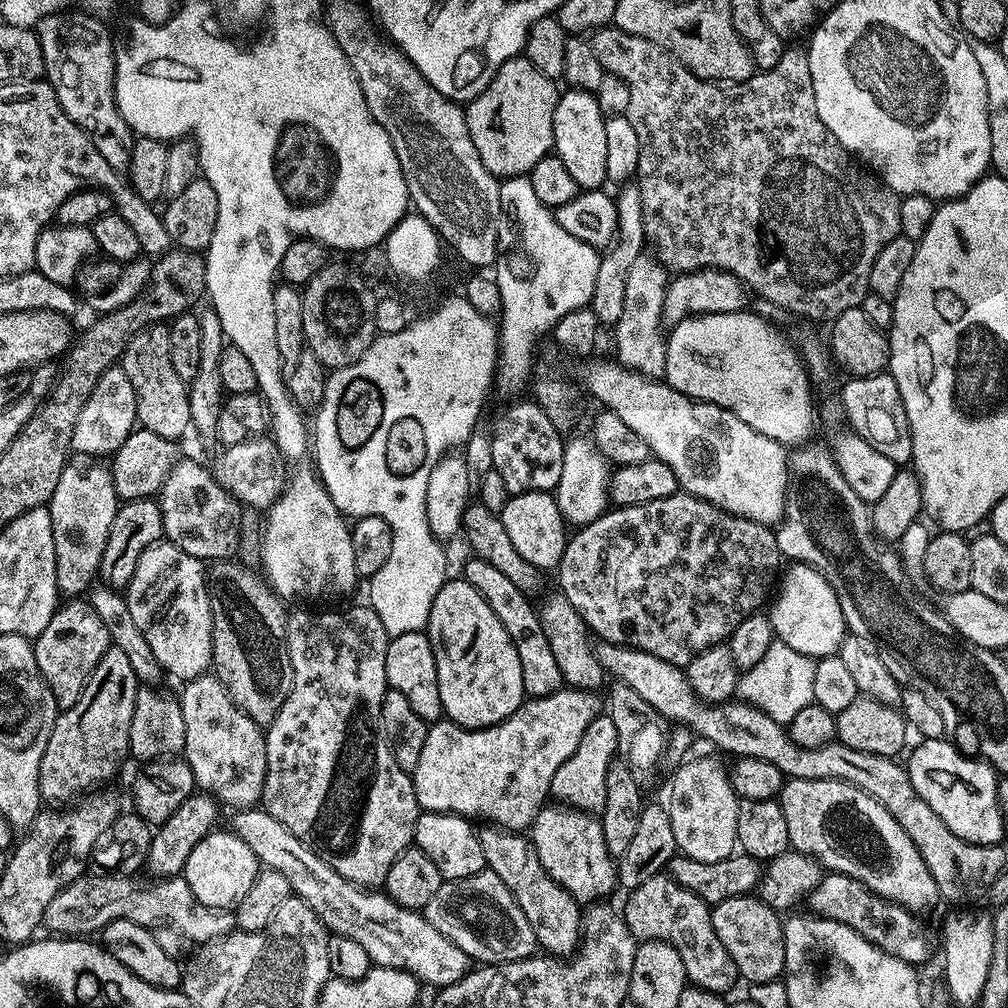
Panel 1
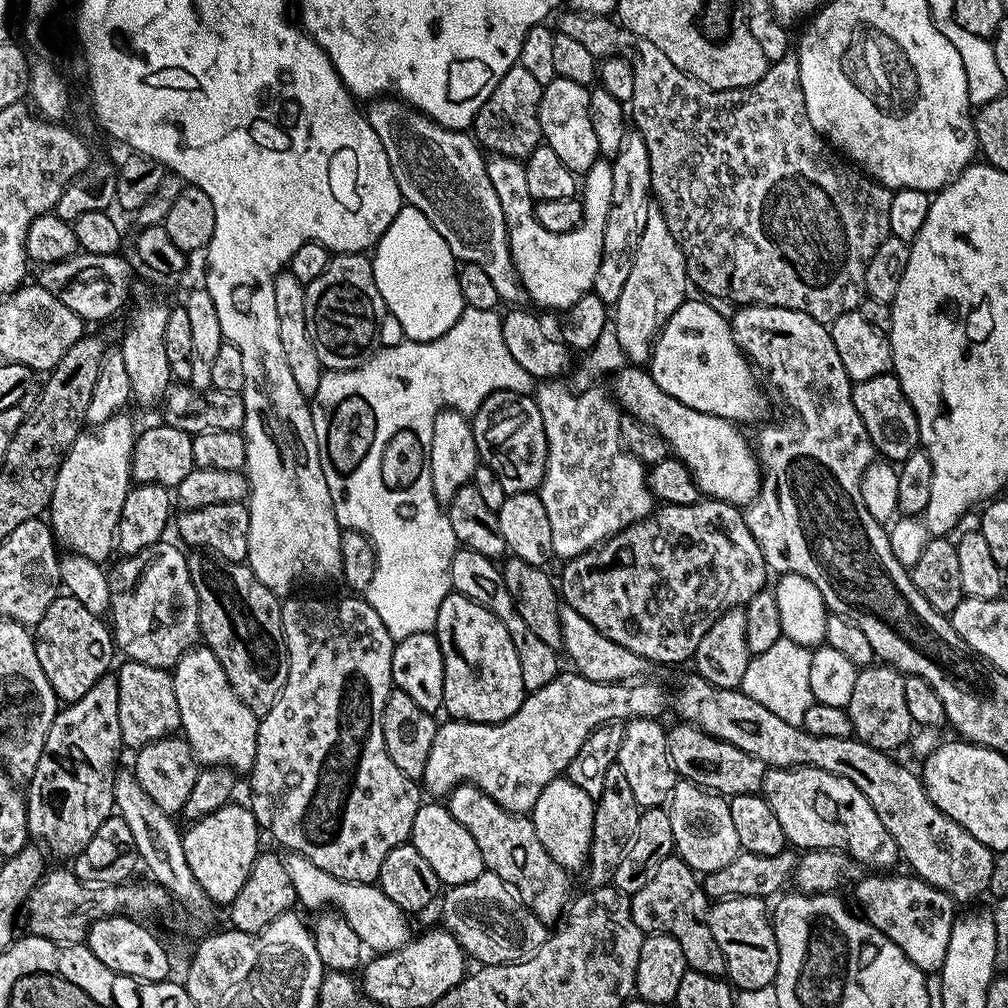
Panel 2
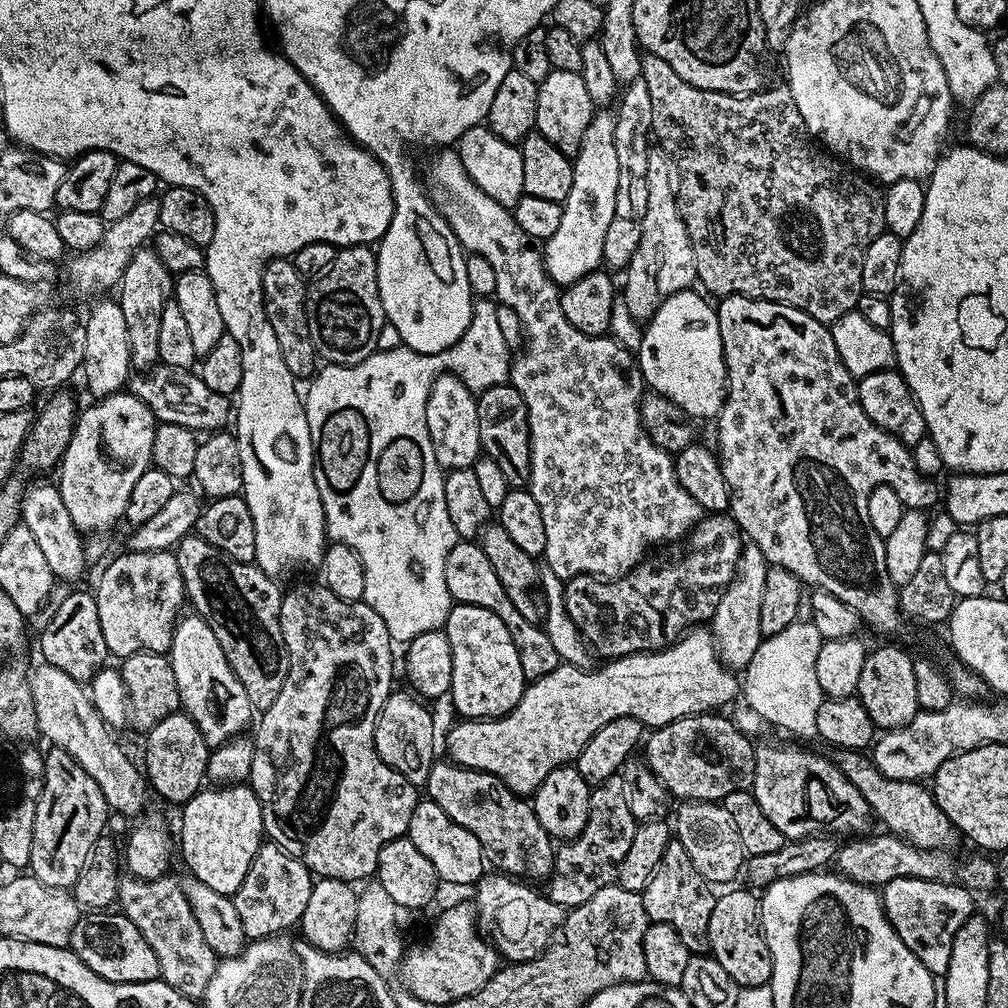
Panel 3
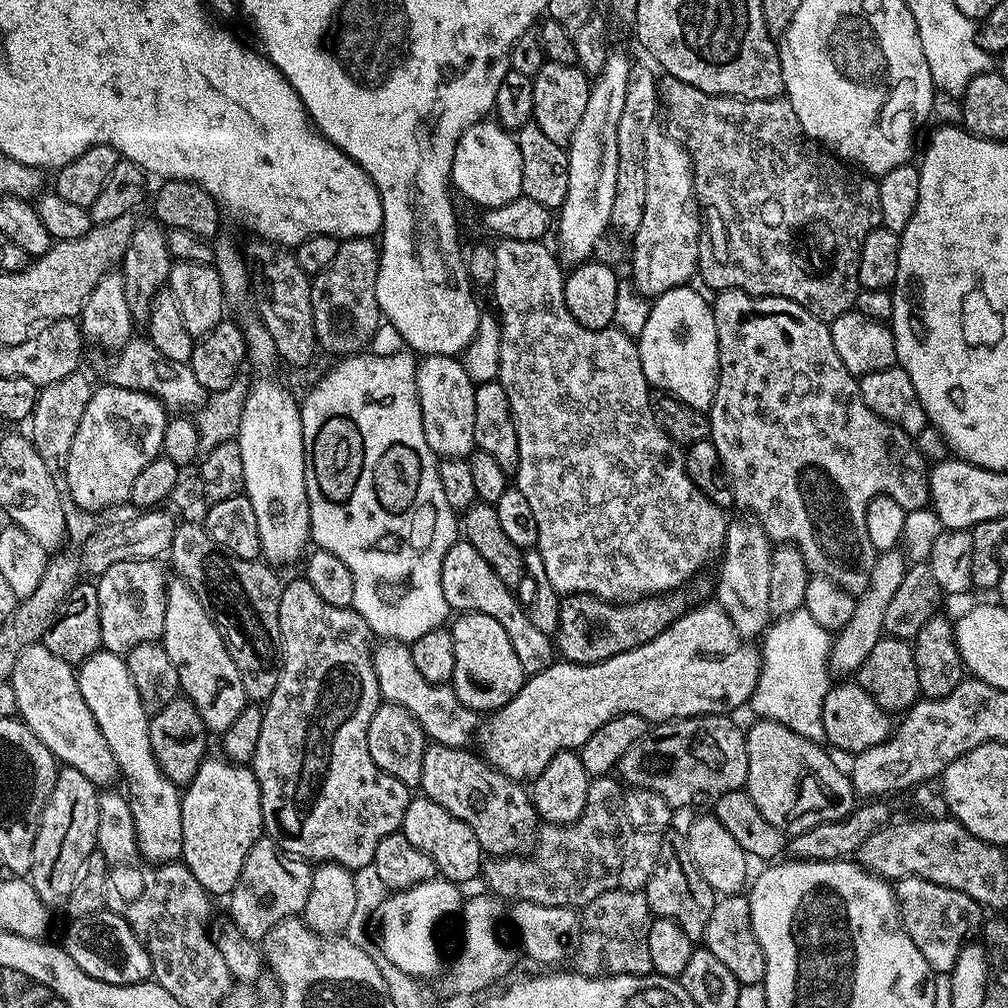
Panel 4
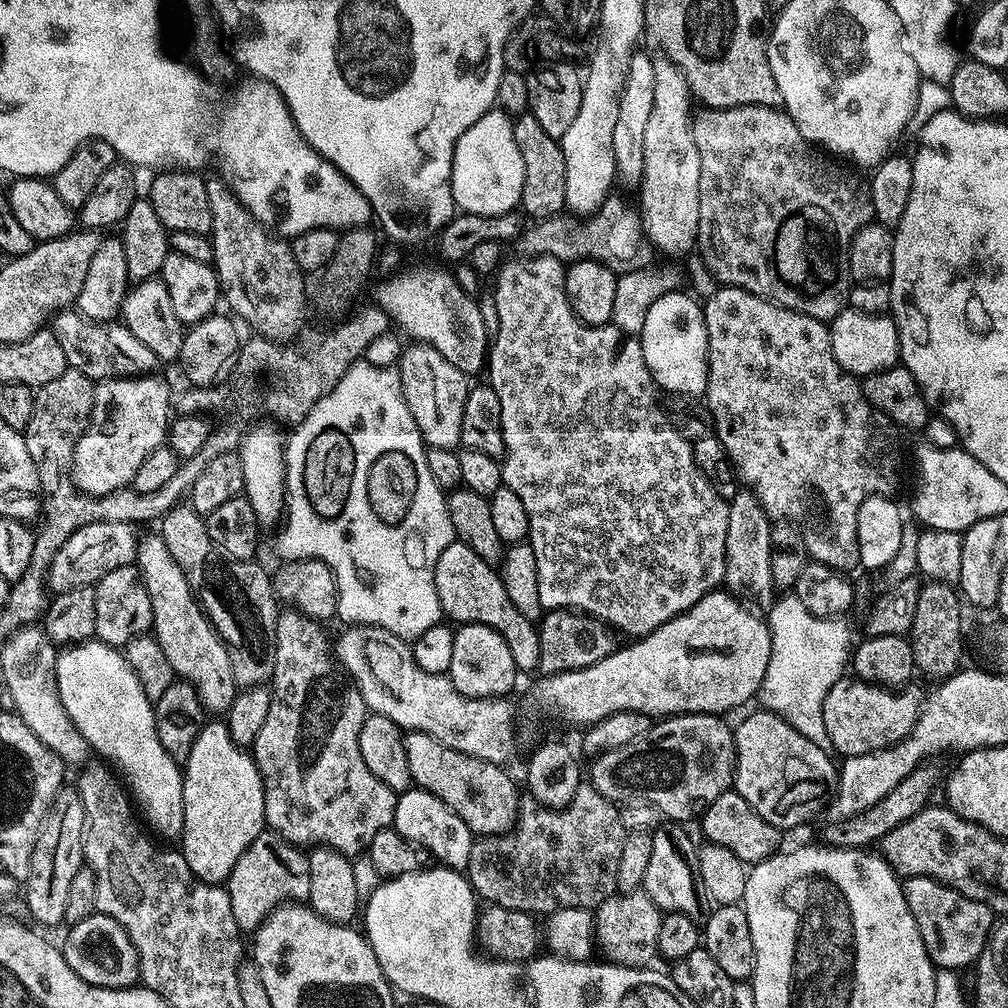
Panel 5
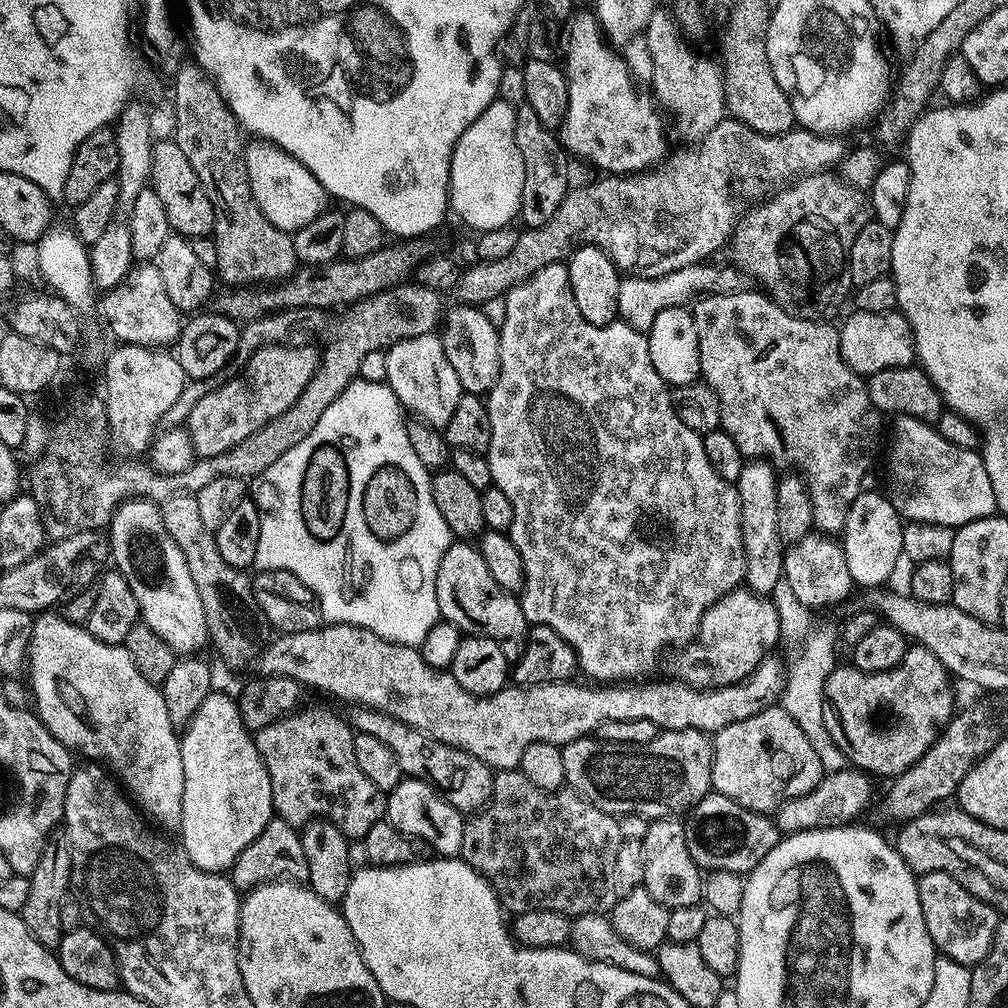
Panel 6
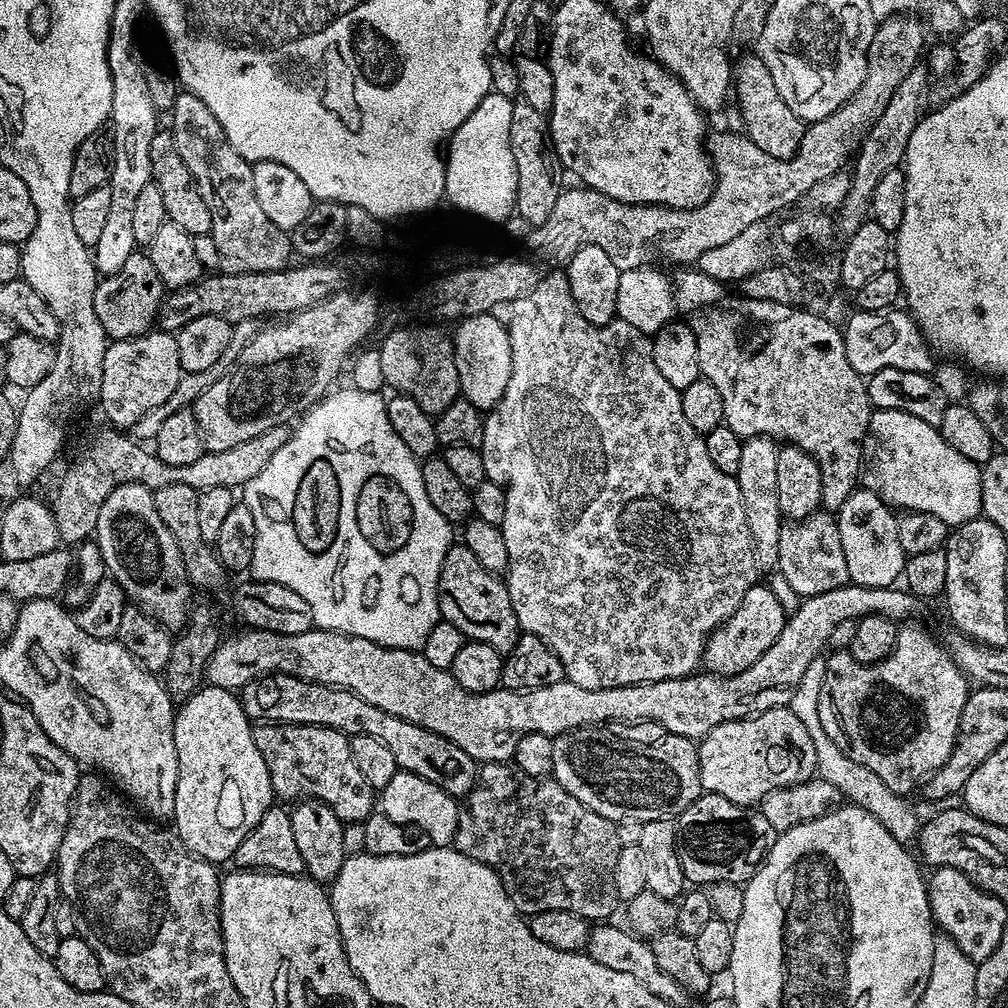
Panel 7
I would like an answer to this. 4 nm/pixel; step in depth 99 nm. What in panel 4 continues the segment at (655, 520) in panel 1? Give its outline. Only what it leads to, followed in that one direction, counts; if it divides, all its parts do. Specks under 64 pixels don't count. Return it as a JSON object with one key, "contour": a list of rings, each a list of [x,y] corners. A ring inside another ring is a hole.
{"contour":[[[568,594],[560,601],[558,626],[554,633],[554,644],[565,661],[569,664],[597,664],[603,660],[614,658],[626,650],[634,650],[662,634],[675,622],[678,615],[676,604],[672,598],[649,597],[635,602],[616,603],[600,600],[597,596]]]}

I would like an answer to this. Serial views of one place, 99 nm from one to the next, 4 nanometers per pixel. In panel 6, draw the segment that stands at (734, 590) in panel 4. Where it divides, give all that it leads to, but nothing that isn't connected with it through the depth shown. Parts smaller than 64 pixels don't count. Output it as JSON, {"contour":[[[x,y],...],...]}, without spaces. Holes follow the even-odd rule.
{"contour":[[[768,462],[745,463],[742,474],[734,485],[740,496],[740,525],[742,526],[742,546],[746,558],[744,584],[747,591],[757,596],[767,597],[778,586],[784,574],[785,545],[778,538],[778,494],[776,482],[778,472]]]}

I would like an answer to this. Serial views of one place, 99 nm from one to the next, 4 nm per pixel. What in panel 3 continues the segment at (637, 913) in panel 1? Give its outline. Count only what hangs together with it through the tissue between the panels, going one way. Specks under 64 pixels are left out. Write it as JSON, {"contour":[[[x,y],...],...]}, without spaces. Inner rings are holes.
{"contour":[[[669,839],[666,854],[662,854],[662,862],[658,862],[658,870],[654,870],[642,895],[644,909],[651,923],[674,926],[682,942],[686,942],[689,952],[693,954],[709,951],[710,914],[716,905],[714,888],[702,878],[702,874],[698,874],[698,870],[694,870],[694,862],[690,862],[690,854],[686,854],[680,840]]]}

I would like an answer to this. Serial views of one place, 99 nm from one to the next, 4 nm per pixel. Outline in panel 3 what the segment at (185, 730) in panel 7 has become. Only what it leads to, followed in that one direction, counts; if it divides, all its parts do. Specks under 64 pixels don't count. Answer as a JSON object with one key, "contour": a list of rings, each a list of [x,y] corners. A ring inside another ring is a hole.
{"contour":[[[247,783],[227,786],[208,786],[188,804],[183,805],[178,832],[178,852],[184,855],[195,879],[206,882],[210,890],[218,890],[223,896],[233,896],[254,862],[260,845],[265,839],[262,806]]]}

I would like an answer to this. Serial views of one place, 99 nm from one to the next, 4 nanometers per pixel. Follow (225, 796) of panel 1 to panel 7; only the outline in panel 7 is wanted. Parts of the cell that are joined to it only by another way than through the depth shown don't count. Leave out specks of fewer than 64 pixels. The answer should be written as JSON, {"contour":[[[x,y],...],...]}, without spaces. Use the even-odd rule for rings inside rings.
{"contour":[[[123,484],[118,486],[102,502],[102,510],[98,510],[98,522],[94,533],[94,542],[98,550],[102,550],[102,558],[107,575],[124,587],[124,594],[135,607],[141,608],[148,616],[153,616],[158,623],[169,630],[180,630],[190,619],[190,605],[193,603],[193,589],[188,582],[188,575],[180,557],[174,538],[170,538],[170,530],[158,518],[158,510],[154,510],[153,489],[144,488],[140,484]]]}

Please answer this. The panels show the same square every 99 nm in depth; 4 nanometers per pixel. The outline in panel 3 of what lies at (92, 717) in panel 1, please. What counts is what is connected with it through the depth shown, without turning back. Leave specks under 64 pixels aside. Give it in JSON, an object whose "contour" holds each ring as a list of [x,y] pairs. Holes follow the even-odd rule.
{"contour":[[[49,747],[44,756],[44,785],[34,814],[34,842],[30,850],[30,872],[51,888],[71,889],[88,861],[90,850],[105,835],[110,809],[98,782],[82,770],[68,752]]]}

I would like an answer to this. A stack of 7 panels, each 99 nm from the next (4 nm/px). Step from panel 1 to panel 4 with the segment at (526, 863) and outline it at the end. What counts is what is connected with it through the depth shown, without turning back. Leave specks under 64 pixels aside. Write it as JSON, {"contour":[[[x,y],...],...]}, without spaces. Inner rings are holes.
{"contour":[[[429,743],[422,758],[419,791],[454,814],[454,818],[466,822],[489,857],[523,853],[538,831],[538,817],[529,789],[493,768],[487,759],[479,760],[468,748]]]}

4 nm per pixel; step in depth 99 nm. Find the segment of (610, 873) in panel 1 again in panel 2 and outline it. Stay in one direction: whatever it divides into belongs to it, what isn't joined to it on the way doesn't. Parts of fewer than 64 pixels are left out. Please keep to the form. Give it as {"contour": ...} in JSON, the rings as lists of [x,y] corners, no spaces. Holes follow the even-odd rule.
{"contour":[[[567,778],[551,780],[538,794],[538,802],[534,802],[530,819],[534,830],[538,834],[538,842],[569,874],[583,869],[588,862],[588,851],[592,845],[592,831],[594,830],[594,814],[596,813],[596,800],[586,790],[574,786]]]}

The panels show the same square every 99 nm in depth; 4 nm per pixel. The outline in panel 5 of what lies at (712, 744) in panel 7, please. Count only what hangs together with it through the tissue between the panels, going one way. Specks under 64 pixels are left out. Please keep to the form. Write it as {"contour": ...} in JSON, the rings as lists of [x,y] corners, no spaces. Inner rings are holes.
{"contour":[[[767,710],[759,711],[734,728],[734,791],[746,798],[752,809],[776,828],[796,828],[806,823],[808,815],[819,806],[820,799],[822,804],[835,789],[838,768],[835,763],[832,765],[833,757],[829,753],[814,746],[810,738],[802,738],[802,734],[798,734],[798,730],[781,716]]]}

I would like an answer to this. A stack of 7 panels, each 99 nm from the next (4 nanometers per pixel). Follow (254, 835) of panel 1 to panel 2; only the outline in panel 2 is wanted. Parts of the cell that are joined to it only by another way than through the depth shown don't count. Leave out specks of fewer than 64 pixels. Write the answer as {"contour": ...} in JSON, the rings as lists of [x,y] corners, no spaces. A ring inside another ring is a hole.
{"contour":[[[288,852],[284,856],[284,865],[290,873],[290,882],[294,882],[297,901],[301,905],[315,910],[335,910],[340,912],[346,922],[362,938],[365,949],[376,954],[397,952],[405,948],[409,940],[413,939],[414,931],[408,925],[409,913],[404,912],[376,884],[359,884],[358,882],[346,882],[334,878],[334,874],[326,874],[309,856],[303,856],[297,852]],[[373,948],[373,949],[372,949]]]}

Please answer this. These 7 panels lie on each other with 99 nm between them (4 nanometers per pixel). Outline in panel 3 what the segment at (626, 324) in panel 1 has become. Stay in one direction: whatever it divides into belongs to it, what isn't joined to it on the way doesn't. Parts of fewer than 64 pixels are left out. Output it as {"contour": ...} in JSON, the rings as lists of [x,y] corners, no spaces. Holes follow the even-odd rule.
{"contour":[[[653,147],[650,154],[650,162],[646,166],[646,218],[642,218],[642,242],[638,242],[638,250],[634,250],[632,260],[626,269],[624,284],[622,280],[622,299],[630,310],[630,314],[637,322],[647,322],[652,319],[666,297],[679,292],[689,291],[697,283],[696,263],[694,262],[694,250],[690,242],[690,234],[684,225],[684,219],[680,213],[678,199],[678,176],[674,171],[674,161],[663,148]]]}

